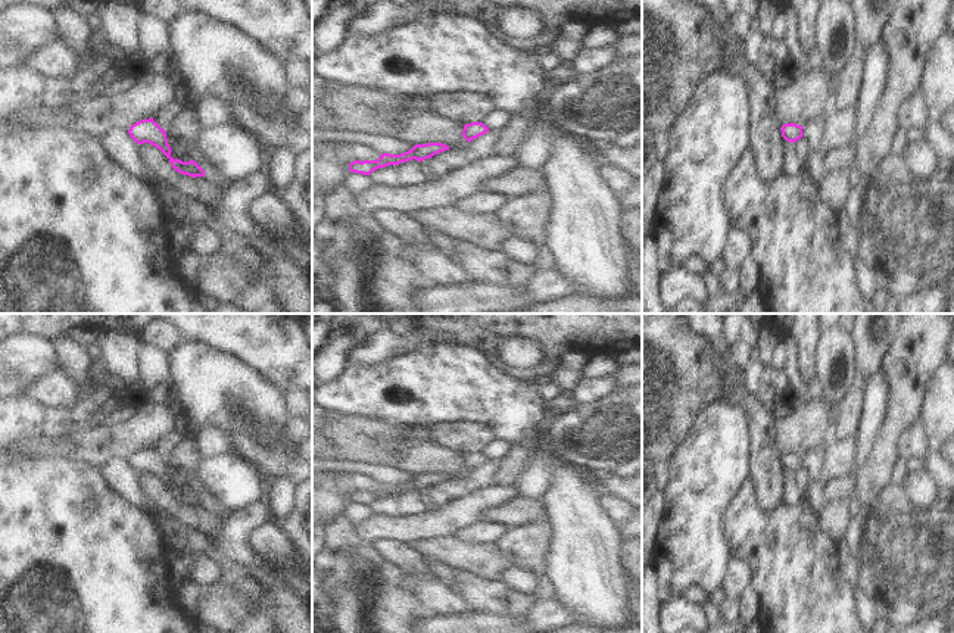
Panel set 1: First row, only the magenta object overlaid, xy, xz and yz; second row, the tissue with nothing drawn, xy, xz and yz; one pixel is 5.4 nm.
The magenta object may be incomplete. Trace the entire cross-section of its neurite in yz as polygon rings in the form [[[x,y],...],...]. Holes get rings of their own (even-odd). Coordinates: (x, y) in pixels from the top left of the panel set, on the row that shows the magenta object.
[[[794,122],[783,124],[780,131],[782,131],[782,137],[791,143],[795,143],[796,140],[802,137],[802,127]]]

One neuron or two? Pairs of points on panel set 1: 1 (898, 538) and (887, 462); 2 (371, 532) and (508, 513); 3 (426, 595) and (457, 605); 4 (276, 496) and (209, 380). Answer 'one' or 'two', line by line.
1: two
2: two
3: one
4: two

